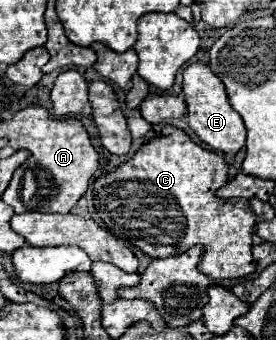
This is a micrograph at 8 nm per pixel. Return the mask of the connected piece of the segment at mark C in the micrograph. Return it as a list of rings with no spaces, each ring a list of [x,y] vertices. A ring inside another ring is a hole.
[[[165,125],[165,129],[143,143],[137,153],[117,167],[113,173],[107,173],[93,183],[93,201],[97,215],[105,227],[121,241],[141,249],[153,259],[163,259],[169,255],[179,255],[193,245],[203,245],[201,271],[213,279],[239,279],[255,271],[255,259],[251,257],[251,235],[253,225],[257,223],[255,213],[249,207],[249,201],[241,199],[219,199],[215,191],[227,181],[229,165],[217,151],[209,151],[181,129]]]

